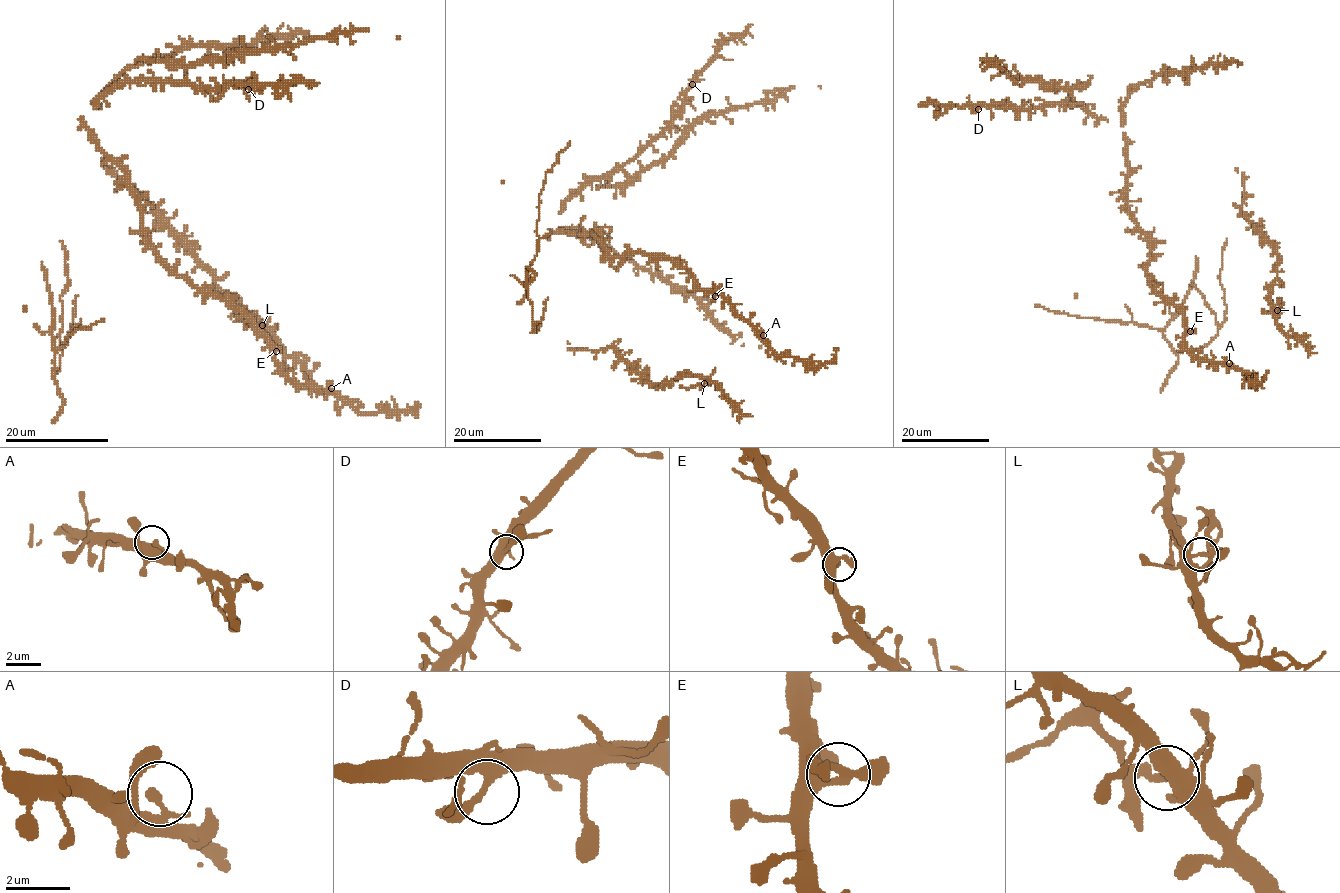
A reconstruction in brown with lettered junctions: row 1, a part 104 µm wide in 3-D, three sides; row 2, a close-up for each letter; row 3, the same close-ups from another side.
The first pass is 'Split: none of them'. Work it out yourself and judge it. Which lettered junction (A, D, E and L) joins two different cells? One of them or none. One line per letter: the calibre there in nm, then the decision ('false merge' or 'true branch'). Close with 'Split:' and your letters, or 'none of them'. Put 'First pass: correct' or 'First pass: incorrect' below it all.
A: 180 nm thick; true branch
D: 280 nm thick; true branch
E: 200 nm thick; true branch
L: 190 nm thick; false merge
Split: L
First pass: incorrect

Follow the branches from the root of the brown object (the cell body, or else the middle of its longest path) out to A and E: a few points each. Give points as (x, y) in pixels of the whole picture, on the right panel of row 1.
A: (1149, 279), (1152, 287), (1182, 314), (1184, 345), (1199, 359), (1229, 363)
E: (1149, 279), (1152, 287), (1182, 314), (1184, 326), (1190, 331)

